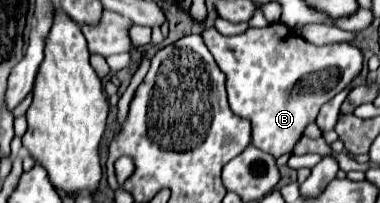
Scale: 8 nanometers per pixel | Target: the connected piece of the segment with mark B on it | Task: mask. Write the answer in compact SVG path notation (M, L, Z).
M281 21L263 29L249 27L237 37L223 37L215 27L203 25L201 37L227 77L231 109L251 121L251 143L275 159L293 153L295 143L305 127L317 119L319 109L349 85L363 67L363 55L355 45L335 43L317 47L291 33Z

